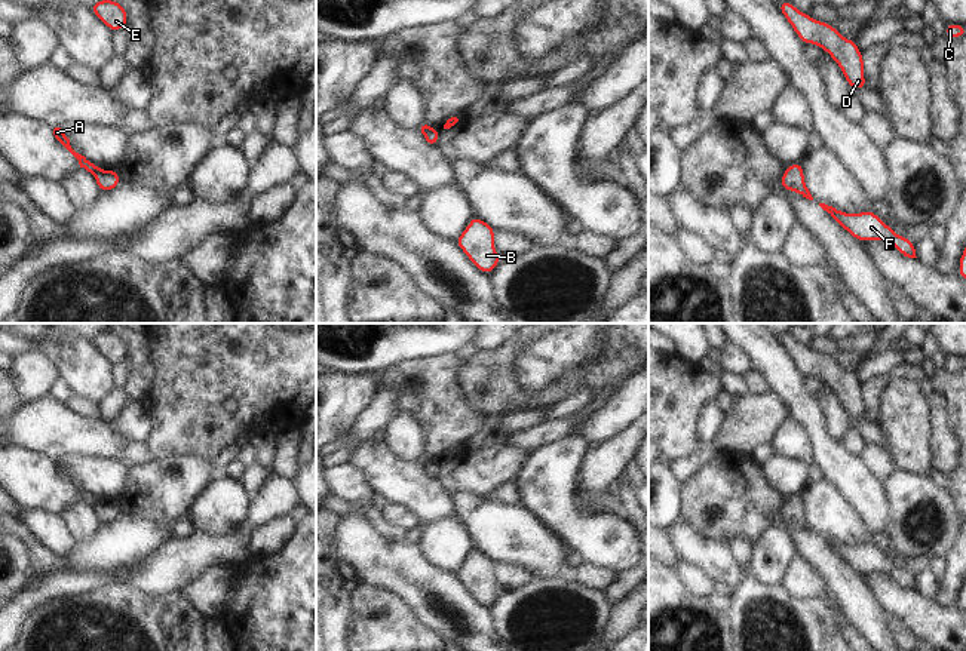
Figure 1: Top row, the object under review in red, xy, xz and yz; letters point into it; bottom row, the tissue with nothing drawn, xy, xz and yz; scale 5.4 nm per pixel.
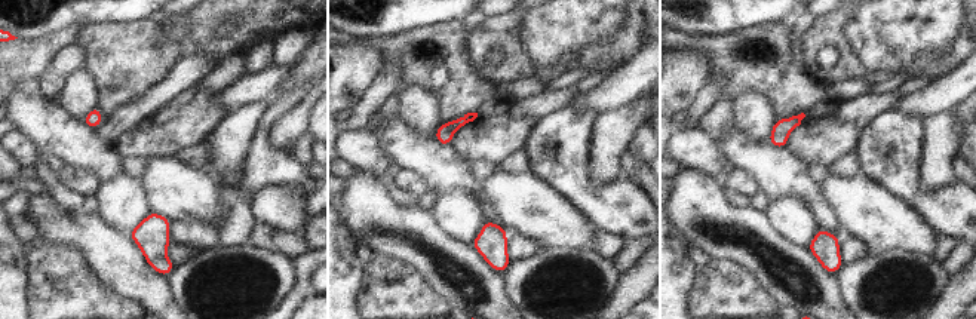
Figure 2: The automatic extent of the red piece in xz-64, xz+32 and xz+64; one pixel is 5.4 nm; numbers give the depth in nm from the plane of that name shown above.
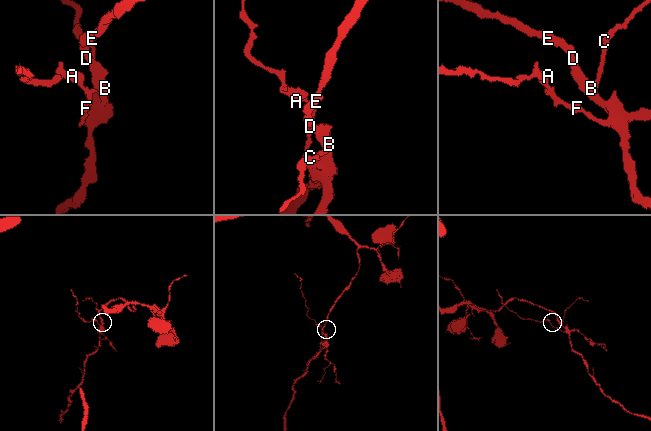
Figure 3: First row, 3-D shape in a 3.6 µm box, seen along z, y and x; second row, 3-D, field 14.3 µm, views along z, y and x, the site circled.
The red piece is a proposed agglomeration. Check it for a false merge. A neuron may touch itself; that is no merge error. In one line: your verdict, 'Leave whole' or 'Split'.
Split

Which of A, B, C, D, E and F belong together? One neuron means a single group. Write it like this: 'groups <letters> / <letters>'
groups A / B C D E F

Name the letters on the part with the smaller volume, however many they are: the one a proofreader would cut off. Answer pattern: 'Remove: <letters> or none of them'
Remove: A

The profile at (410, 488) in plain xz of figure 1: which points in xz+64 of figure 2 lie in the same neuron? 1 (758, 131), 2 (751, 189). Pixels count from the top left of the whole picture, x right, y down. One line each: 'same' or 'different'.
1: different
2: different

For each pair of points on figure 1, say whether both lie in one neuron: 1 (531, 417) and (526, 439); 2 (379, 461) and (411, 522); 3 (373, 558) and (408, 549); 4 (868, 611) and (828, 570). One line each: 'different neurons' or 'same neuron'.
1: different neurons
2: different neurons
3: same neuron
4: same neuron

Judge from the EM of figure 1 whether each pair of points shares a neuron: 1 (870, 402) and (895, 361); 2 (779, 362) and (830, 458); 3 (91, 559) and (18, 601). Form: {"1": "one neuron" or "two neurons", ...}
{"1": "two neurons", "2": "one neuron", "3": "two neurons"}

